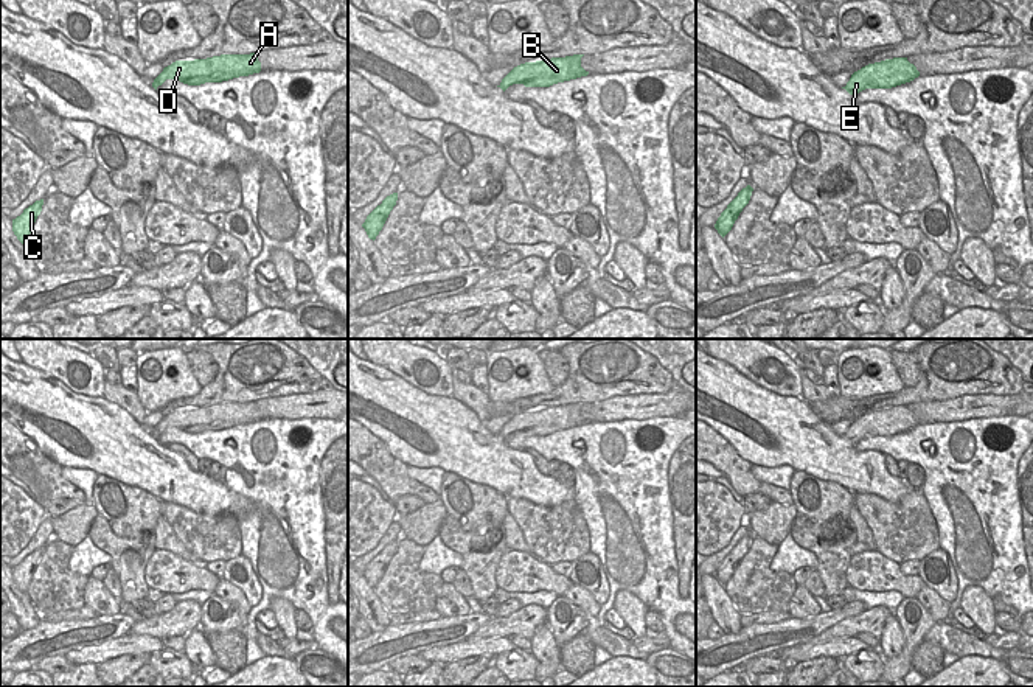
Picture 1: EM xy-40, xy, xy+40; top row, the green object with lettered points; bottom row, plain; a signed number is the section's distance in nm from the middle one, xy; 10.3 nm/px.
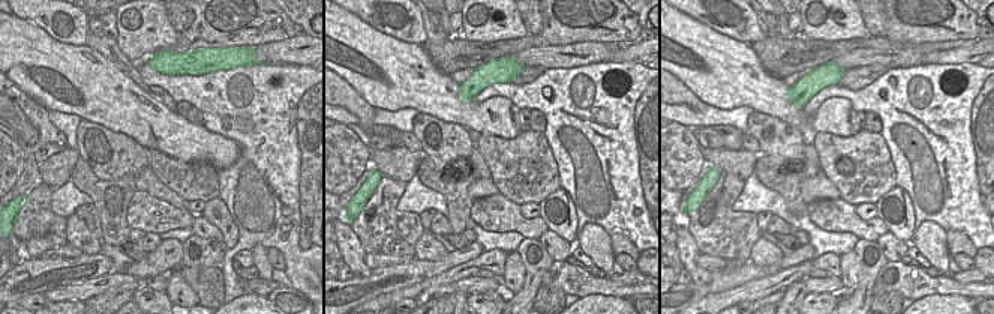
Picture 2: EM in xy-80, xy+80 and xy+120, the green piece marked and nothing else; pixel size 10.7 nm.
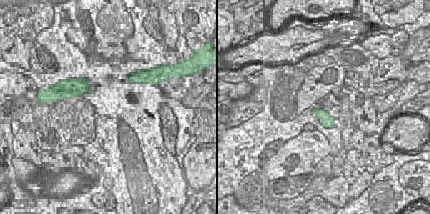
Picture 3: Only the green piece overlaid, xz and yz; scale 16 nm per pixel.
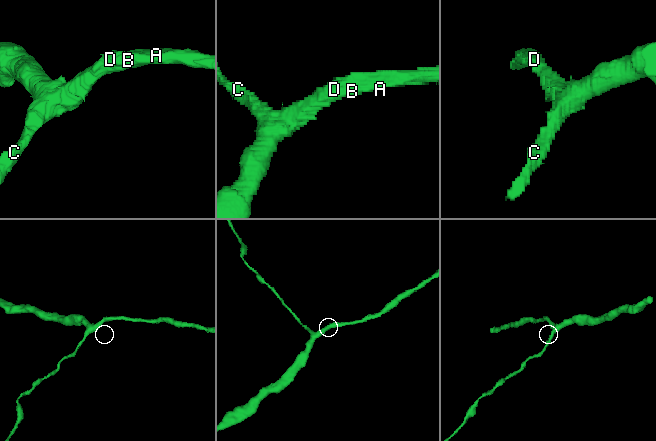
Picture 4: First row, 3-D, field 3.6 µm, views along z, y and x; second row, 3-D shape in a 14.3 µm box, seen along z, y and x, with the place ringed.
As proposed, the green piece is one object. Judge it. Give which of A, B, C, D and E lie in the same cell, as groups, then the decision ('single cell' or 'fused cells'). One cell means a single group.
groups A B C D E; single cell

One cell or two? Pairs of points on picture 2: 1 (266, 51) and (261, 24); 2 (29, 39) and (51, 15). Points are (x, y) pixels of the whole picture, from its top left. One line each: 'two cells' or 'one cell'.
1: two cells
2: two cells

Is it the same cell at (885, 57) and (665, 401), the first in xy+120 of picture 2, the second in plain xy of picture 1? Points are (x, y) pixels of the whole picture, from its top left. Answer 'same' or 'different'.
same

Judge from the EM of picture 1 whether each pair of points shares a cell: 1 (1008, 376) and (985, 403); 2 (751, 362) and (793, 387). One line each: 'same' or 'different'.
1: different
2: same

